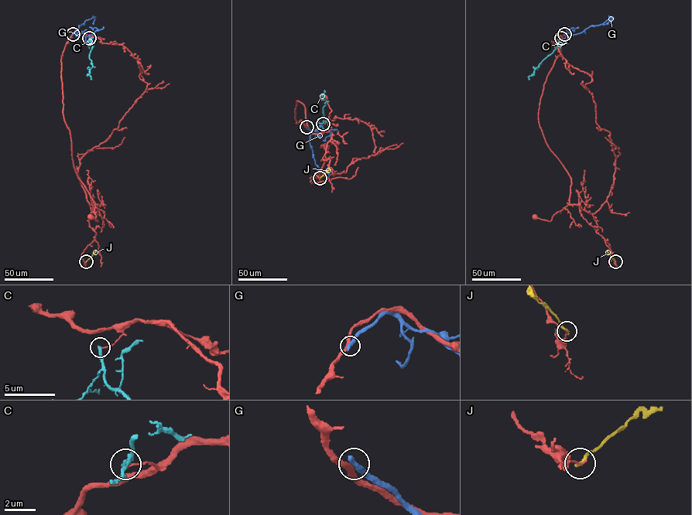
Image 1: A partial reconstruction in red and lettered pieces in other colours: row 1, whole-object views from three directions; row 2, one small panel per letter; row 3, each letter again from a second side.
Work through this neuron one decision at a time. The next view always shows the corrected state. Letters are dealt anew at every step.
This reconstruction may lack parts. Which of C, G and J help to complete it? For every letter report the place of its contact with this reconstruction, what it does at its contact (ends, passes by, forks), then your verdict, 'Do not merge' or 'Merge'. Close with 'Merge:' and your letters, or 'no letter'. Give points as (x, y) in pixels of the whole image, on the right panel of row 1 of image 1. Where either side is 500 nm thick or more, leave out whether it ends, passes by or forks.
C: Touches red at (561, 38). It ends there. Do not merge
G: Touches red at (564, 34). It ends there. Do not merge
J: Touches red at (615, 261). It ends there. Do not merge
Merge: no letter

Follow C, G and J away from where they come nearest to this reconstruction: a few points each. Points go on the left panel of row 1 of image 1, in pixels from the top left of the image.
C: (89, 38), (92, 43), (89, 58), (92, 66), (90, 70), (91, 80)
G: (73, 34), (77, 31), (77, 35), (76, 33), (80, 25), (94, 17), (93, 24)
J: (86, 261), (96, 250)

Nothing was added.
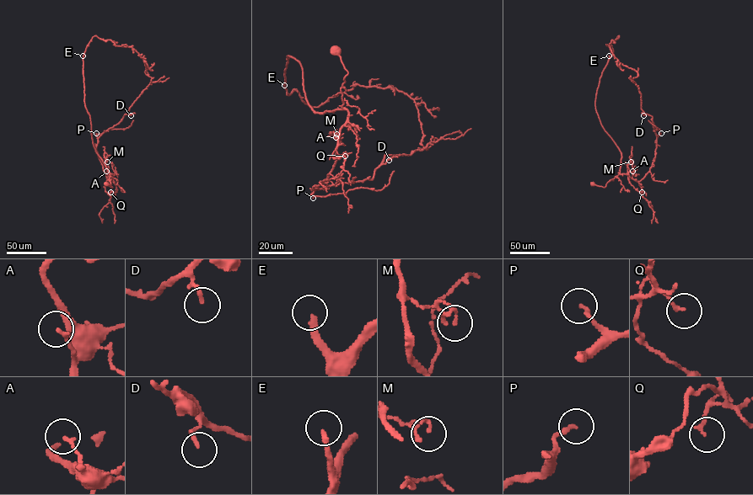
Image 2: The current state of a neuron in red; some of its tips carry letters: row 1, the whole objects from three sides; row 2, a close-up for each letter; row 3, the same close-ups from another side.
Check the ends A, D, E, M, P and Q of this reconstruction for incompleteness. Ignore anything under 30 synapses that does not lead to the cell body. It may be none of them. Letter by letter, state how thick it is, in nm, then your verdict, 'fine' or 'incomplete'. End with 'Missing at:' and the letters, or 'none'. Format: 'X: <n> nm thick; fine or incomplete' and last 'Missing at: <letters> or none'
A: 150 nm thick; fine
D: 110 nm thick; fine
E: 240 nm thick; incomplete
M: 110 nm thick; fine
P: 170 nm thick; fine
Q: 140 nm thick; fine
Missing at: E

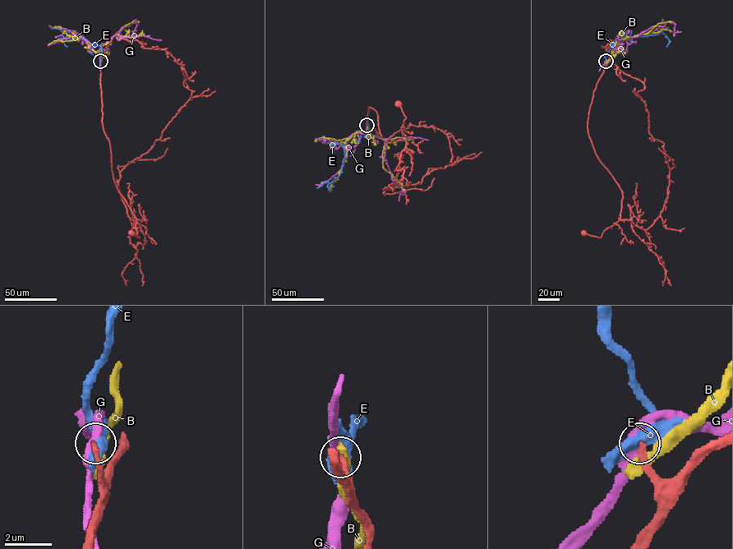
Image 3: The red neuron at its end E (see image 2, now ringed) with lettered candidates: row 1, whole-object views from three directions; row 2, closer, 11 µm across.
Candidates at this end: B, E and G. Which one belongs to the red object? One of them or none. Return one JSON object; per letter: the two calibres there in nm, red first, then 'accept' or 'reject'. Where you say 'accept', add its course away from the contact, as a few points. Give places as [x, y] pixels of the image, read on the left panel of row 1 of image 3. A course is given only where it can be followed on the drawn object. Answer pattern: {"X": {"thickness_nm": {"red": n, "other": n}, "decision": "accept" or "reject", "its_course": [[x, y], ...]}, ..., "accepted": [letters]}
{"B": {"thickness_nm": {"red": 360, "other": 480}, "decision": "reject"}, "E": {"thickness_nm": {"red": 280, "other": 480}, "decision": "reject"}, "G": {"thickness_nm": {"red": 280, "other": 440}, "decision": "reject"}, "accepted": []}

